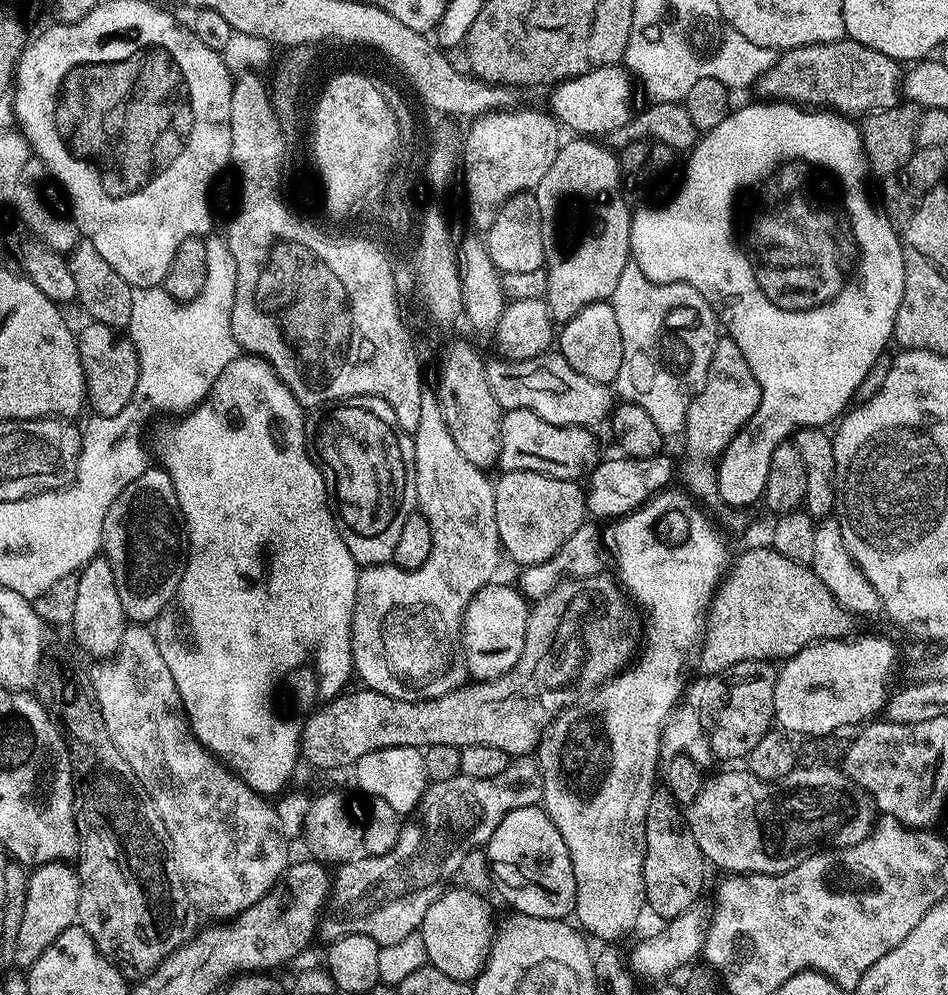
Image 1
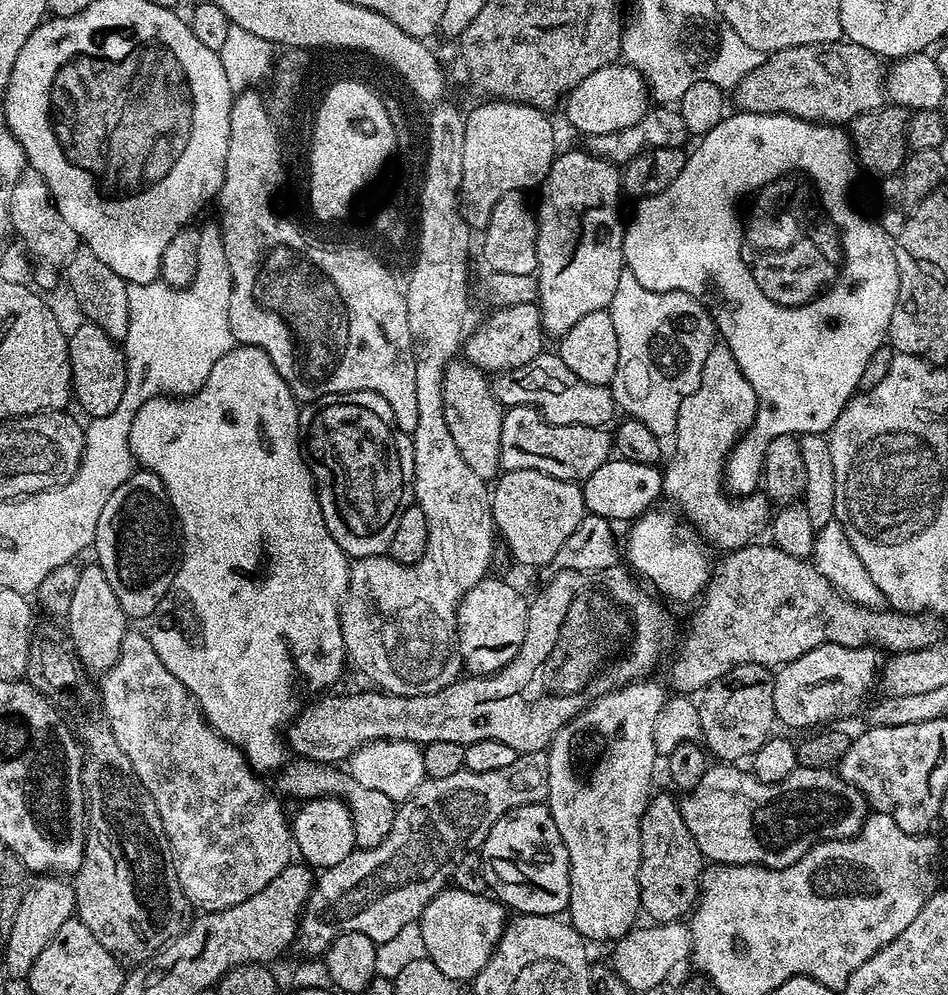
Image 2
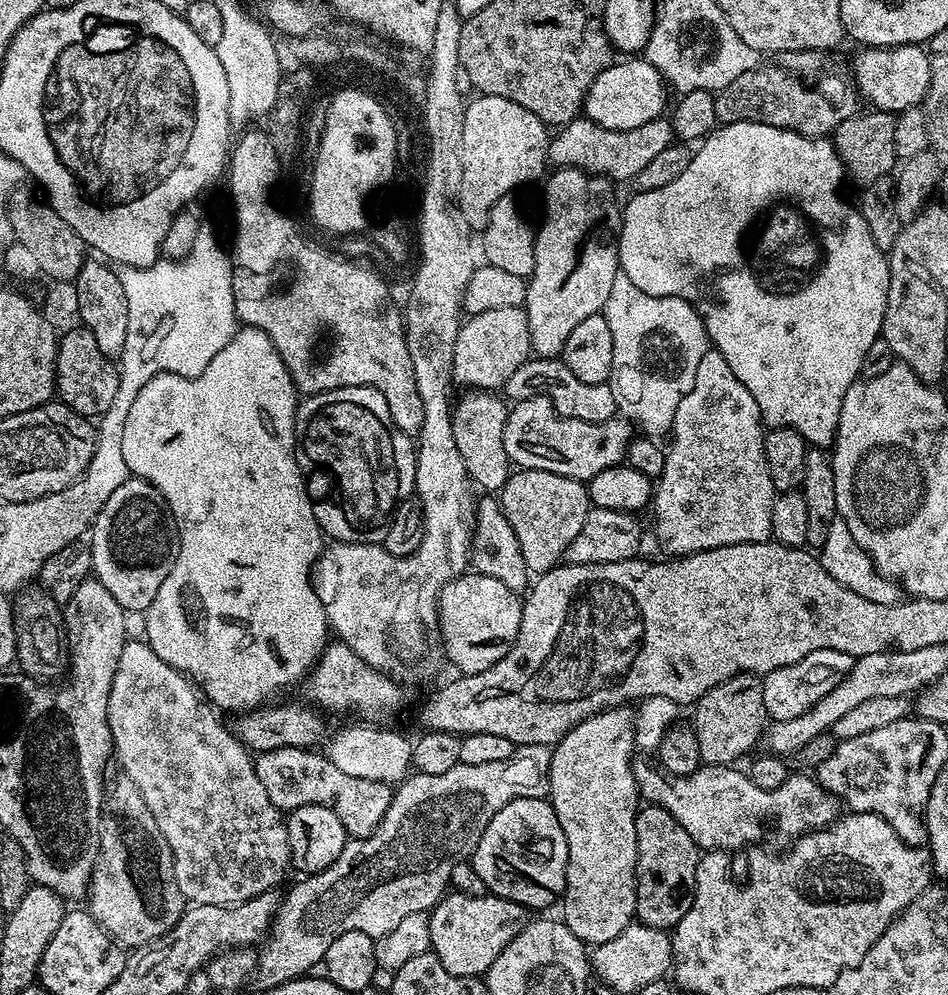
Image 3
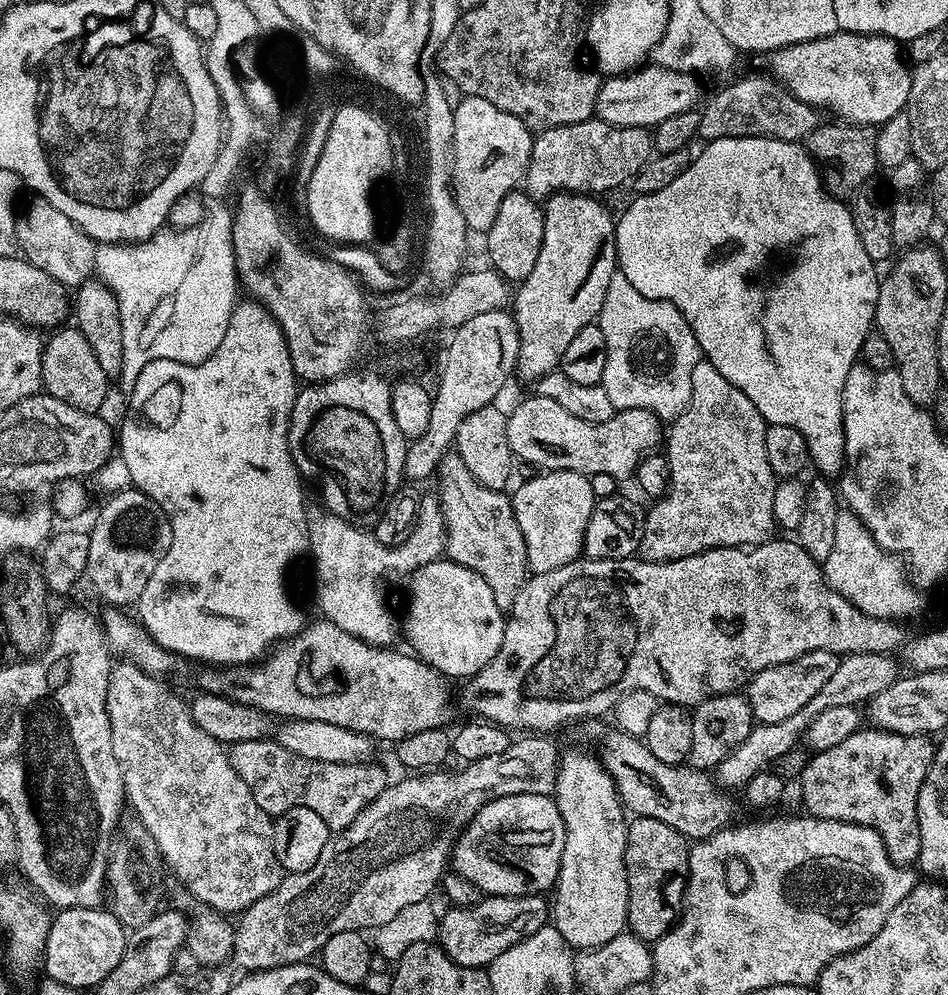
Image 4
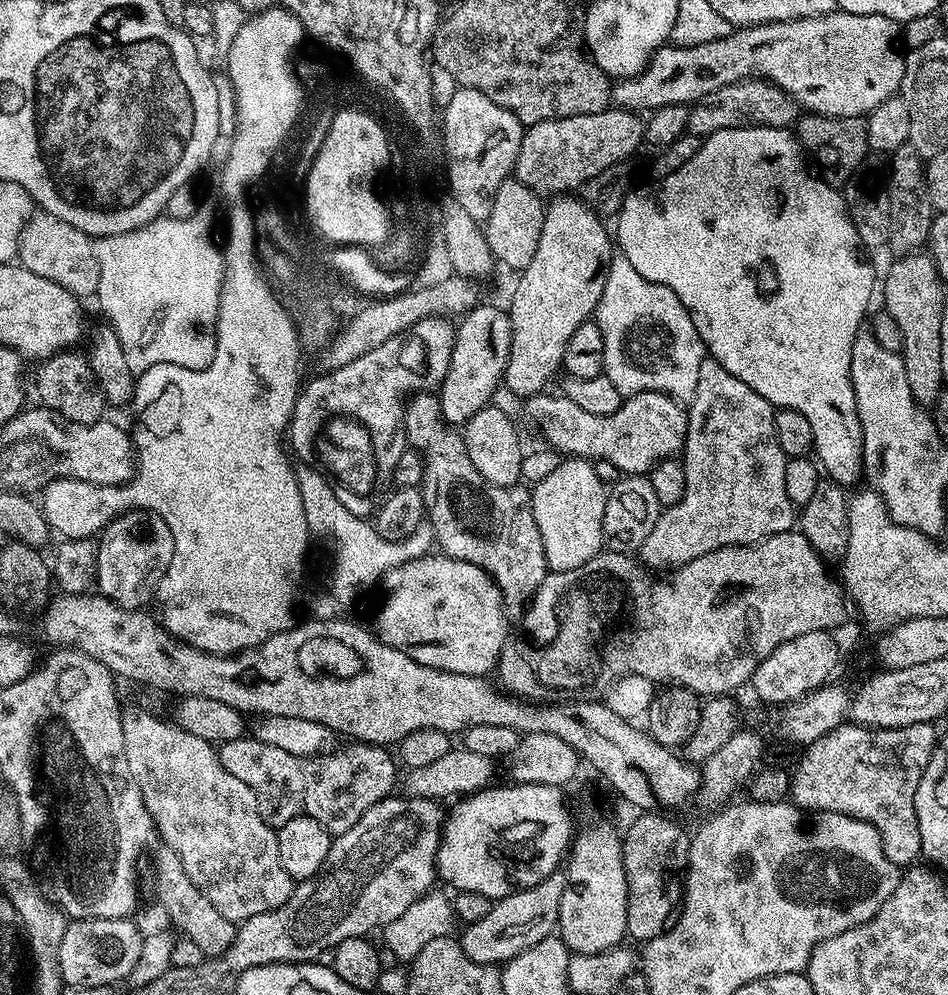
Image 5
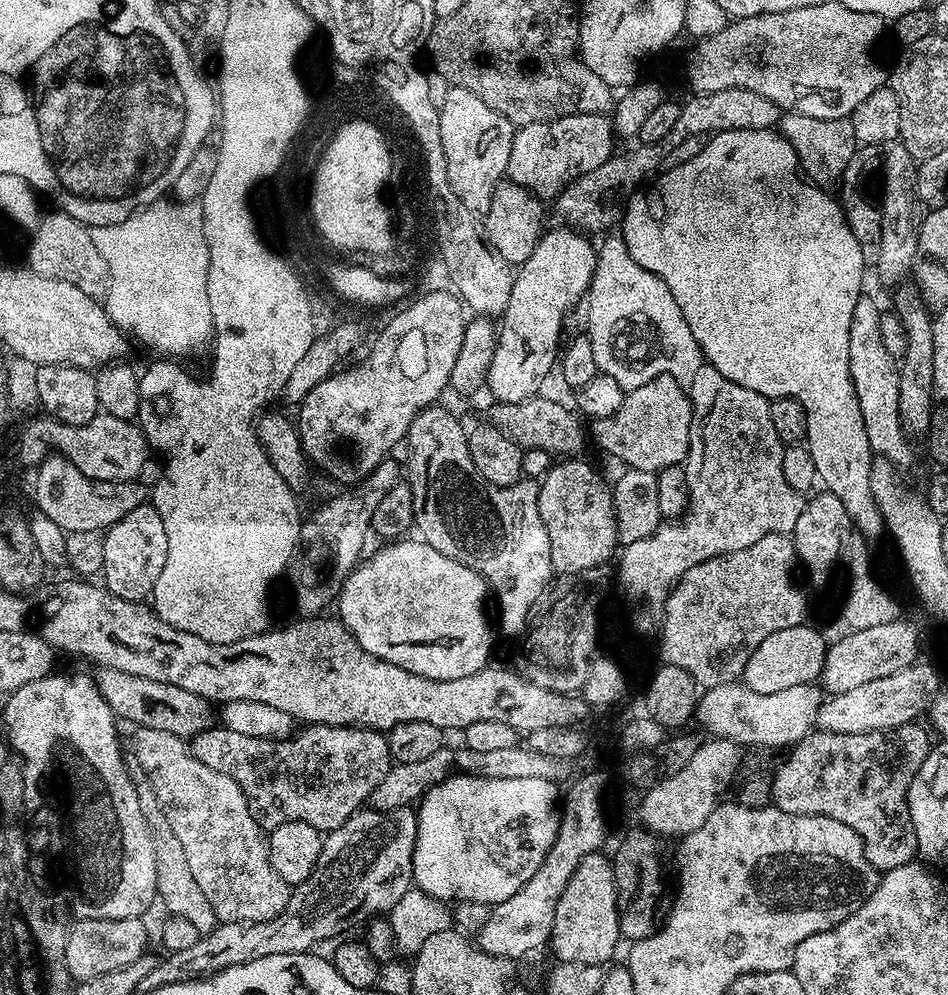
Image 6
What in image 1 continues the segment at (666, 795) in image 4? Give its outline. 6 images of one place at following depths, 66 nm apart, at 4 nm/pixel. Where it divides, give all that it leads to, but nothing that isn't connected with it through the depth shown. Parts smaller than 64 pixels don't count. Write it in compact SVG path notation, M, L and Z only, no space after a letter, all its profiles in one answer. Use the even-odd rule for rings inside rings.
M817 763L815 768L795 767L792 772L786 774L782 782L772 783L763 781L752 772L741 770L741 772L722 772L713 780L705 779L701 786L701 792L694 798L692 804L687 805L686 819L688 829L694 834L694 842L698 842L698 850L702 850L705 861L716 868L721 868L724 874L755 874L758 876L781 876L786 870L798 866L806 857L811 856L817 849L824 850L831 846L833 849L849 848L858 846L862 838L866 838L876 826L878 819L878 809L873 803L871 796L865 788L857 786L848 775L839 767L829 766L827 763Z

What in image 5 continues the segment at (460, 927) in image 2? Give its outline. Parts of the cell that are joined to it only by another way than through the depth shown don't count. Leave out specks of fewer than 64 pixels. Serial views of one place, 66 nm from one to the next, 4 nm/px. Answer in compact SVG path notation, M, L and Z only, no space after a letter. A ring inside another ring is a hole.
M558 870L532 888L525 888L495 901L486 918L478 918L478 922L467 925L463 929L464 933L459 933L458 939L464 953L479 964L500 966L522 954L522 950L553 935L560 923L562 890L566 890L567 881L567 875Z

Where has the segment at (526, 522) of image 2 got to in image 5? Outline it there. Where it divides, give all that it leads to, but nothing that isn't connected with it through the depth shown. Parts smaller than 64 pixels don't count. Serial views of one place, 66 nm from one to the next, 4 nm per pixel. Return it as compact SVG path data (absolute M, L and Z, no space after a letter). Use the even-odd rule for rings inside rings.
M579 458L561 461L537 482L530 495L534 522L538 522L538 534L542 534L542 550L548 567L551 571L564 573L587 565L601 555L605 547L602 518L608 488L589 461Z

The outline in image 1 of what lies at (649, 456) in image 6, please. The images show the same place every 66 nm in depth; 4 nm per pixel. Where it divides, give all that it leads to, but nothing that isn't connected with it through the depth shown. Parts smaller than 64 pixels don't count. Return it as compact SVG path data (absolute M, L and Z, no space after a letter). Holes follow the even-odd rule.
M525 408L507 409L500 417L499 467L504 472L537 472L559 480L579 481L598 460L594 433L592 428L551 424Z

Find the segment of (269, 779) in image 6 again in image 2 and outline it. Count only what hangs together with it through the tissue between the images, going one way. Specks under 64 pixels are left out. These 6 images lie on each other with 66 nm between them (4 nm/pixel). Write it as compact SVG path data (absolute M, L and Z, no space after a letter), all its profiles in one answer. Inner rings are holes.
M296 758L293 761L293 764L292 761L285 763L284 767L275 773L274 779L276 779L277 788L275 791L281 797L289 796L290 799L296 800L295 802L307 802L320 800L323 796L334 796L336 799L344 801L352 815L356 842L361 848L378 846L386 838L386 834L390 834L396 817L397 801L386 798L386 794L382 794L382 790L369 790L359 782L354 782L354 778L339 767L331 764L319 764L303 758Z

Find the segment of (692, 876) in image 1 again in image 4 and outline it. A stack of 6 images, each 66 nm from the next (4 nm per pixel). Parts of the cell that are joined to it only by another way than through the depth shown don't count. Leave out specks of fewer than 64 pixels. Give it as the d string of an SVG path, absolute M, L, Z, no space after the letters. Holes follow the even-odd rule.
M633 815L628 820L628 845L626 846L626 874L628 875L628 922L630 932L640 940L661 940L680 918L684 897L688 890L688 854L690 841L674 826L666 826L659 818Z

